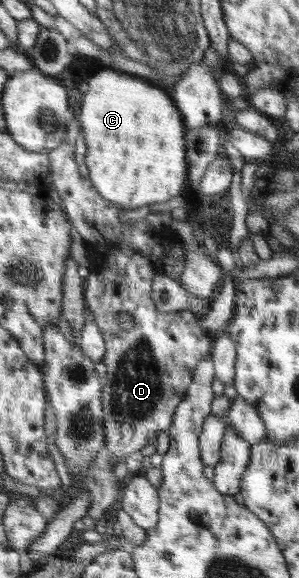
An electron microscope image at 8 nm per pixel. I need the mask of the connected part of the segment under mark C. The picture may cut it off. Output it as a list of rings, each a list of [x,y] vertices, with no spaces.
[[[110,68],[89,78],[78,119],[86,145],[84,163],[97,192],[124,210],[169,202],[186,193],[188,163],[182,118],[173,97],[156,84]]]

